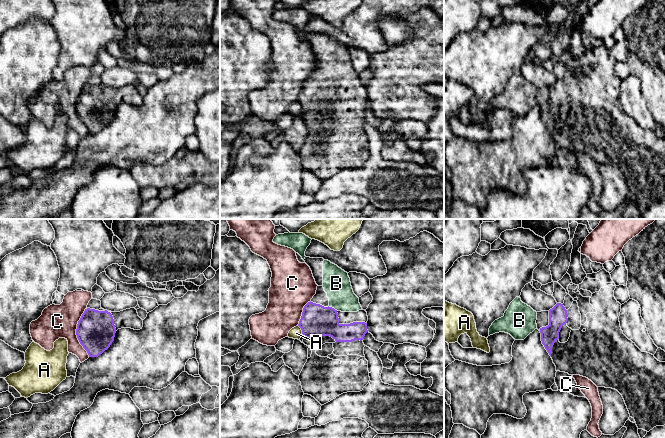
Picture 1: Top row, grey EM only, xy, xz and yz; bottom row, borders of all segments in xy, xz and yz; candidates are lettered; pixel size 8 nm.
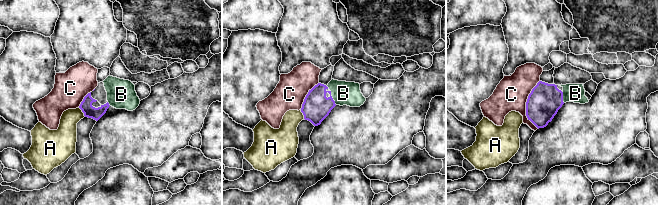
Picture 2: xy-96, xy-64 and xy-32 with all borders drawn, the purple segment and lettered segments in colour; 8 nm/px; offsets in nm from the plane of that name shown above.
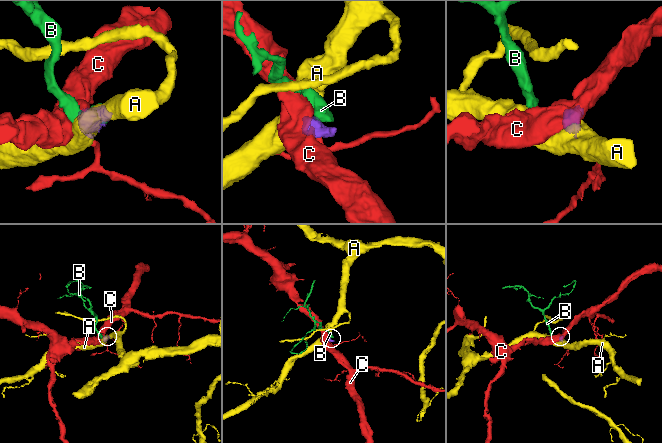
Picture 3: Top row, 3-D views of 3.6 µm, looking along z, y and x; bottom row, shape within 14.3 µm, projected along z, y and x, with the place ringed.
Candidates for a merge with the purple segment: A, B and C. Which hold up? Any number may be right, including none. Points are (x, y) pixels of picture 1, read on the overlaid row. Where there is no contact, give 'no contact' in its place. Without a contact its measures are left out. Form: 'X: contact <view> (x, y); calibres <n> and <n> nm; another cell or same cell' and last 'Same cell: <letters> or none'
A: contact xz (301, 329); calibres 260 and 100 nm; another cell
B: contact xz (333, 308); calibres 260 and 220 nm; same cell
C: contact xy (76, 332); calibres 300 and 280 nm; another cell
Same cell: B

